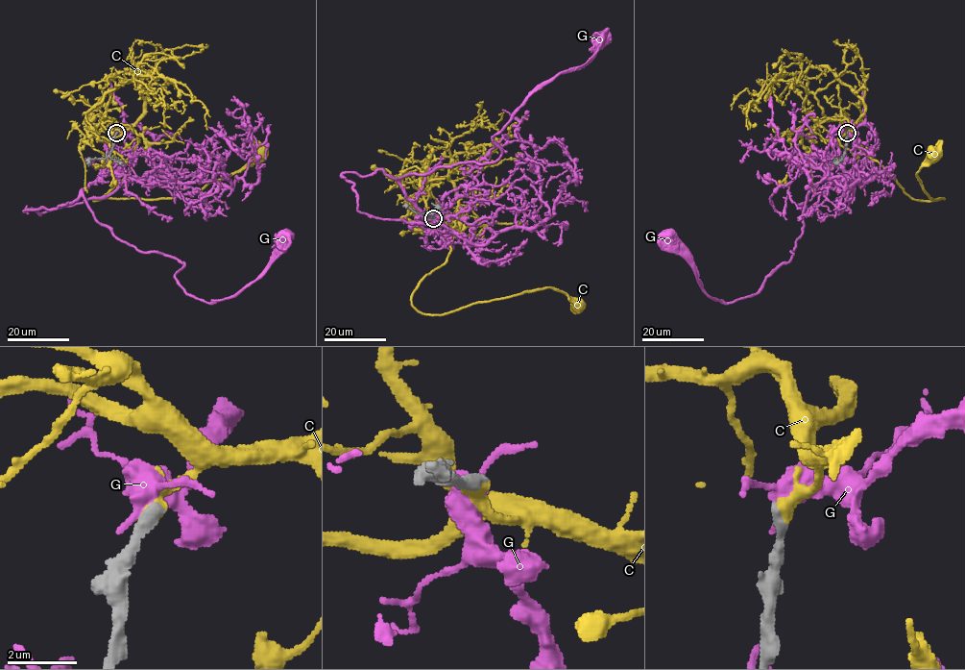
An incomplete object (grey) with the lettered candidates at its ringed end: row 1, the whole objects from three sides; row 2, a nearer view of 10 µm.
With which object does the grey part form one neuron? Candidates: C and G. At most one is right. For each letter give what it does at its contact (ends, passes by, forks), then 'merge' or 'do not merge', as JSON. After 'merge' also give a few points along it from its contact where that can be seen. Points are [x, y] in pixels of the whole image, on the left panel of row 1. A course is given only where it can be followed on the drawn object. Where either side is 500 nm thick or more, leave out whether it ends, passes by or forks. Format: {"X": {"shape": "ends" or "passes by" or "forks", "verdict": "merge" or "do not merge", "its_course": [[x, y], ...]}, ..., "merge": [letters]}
{"C": {"shape": "ends", "verdict": "merge", "its_course": [[116, 133], [130, 128], [136, 135], [132, 165], [94, 201], [169, 198], [201, 190], [240, 172], [261, 153]]}, "G": {"shape": "passes by", "verdict": "do not merge"}, "merge": ["C"]}

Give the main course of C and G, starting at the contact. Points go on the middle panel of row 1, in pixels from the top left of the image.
C: (433, 218), (455, 227), (447, 258), (411, 297), (420, 311), (444, 314), (546, 287), (563, 291), (578, 307)
G: (432, 217), (444, 246), (447, 235), (399, 179), (494, 162), (493, 137), (513, 112), (581, 68), (599, 38)

